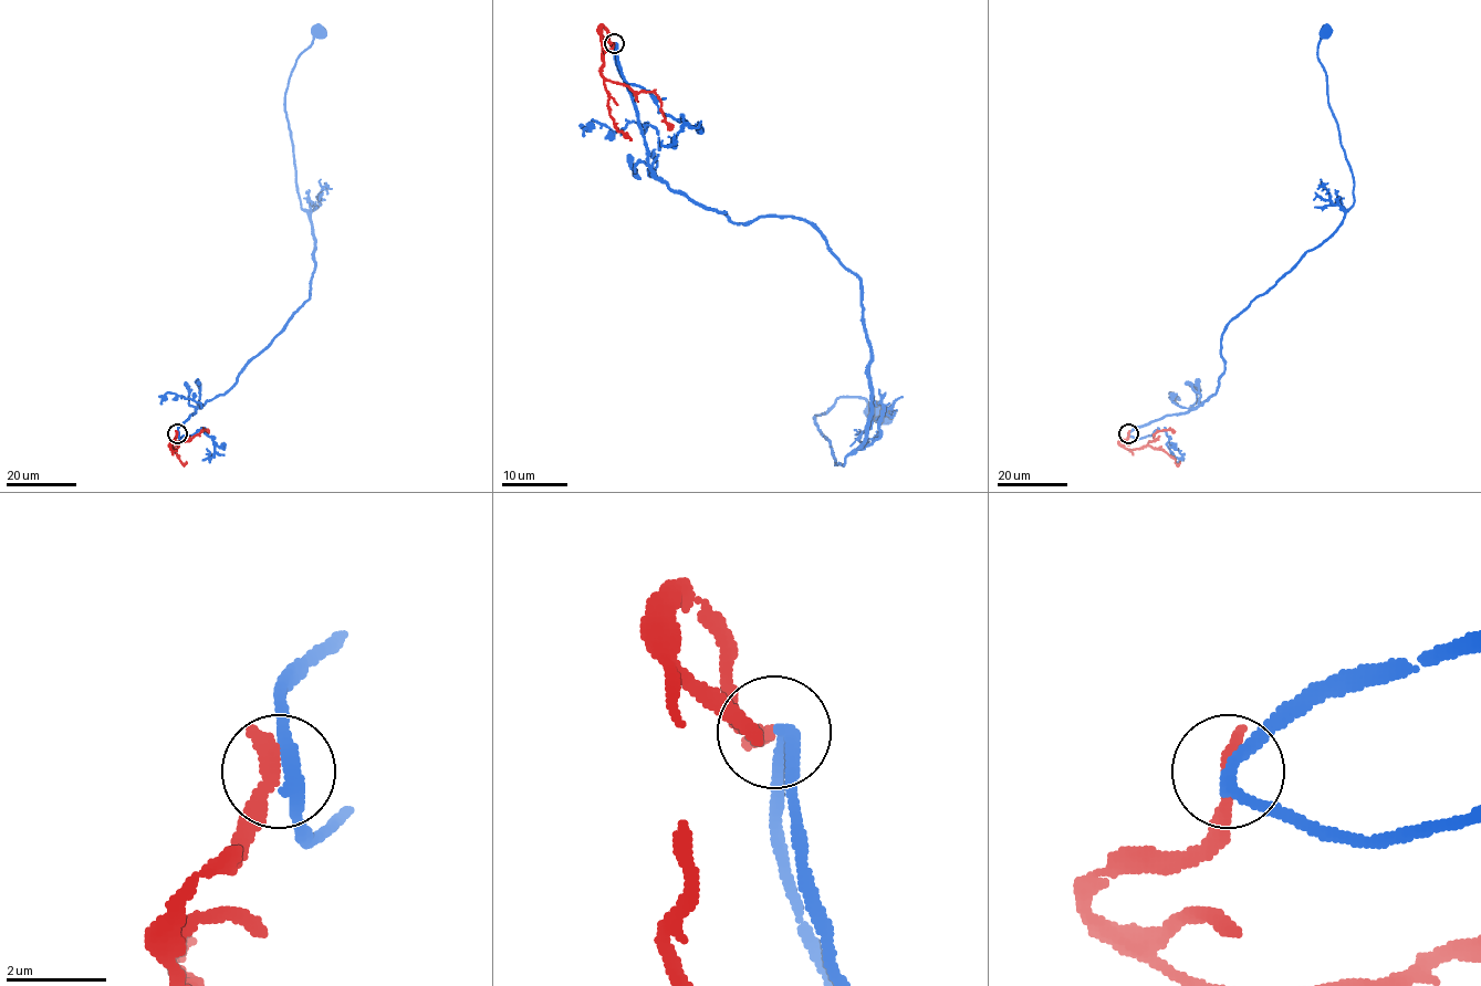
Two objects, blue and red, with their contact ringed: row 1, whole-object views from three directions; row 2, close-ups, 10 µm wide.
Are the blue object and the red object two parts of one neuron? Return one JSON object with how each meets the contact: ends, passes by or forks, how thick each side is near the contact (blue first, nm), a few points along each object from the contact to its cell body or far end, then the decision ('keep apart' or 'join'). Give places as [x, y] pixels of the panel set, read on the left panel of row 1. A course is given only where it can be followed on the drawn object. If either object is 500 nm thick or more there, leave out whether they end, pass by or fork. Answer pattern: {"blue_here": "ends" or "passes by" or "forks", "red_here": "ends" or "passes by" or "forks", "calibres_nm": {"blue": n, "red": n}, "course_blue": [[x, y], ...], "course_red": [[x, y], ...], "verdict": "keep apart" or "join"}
{"blue_here": "passes by", "red_here": "ends", "calibres_nm": {"blue": 240, "red": 320}, "course_blue": [[177, 433], [200, 406], [235, 384], [309, 299], [313, 227], [301, 208], [284, 95], [299, 56], [320, 32]], "course_red": [[177, 433], [170, 449], [177, 441], [190, 440], [204, 430], [208, 431]], "verdict": "keep apart"}

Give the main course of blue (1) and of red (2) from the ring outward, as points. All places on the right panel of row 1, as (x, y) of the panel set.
1: (1128, 433), (1193, 410), (1216, 392), (1227, 325), (1318, 247), (1354, 203), (1354, 177), (1317, 56), (1324, 32)
2: (1128, 433), (1118, 443), (1129, 449), (1145, 447), (1159, 431), (1175, 431)

